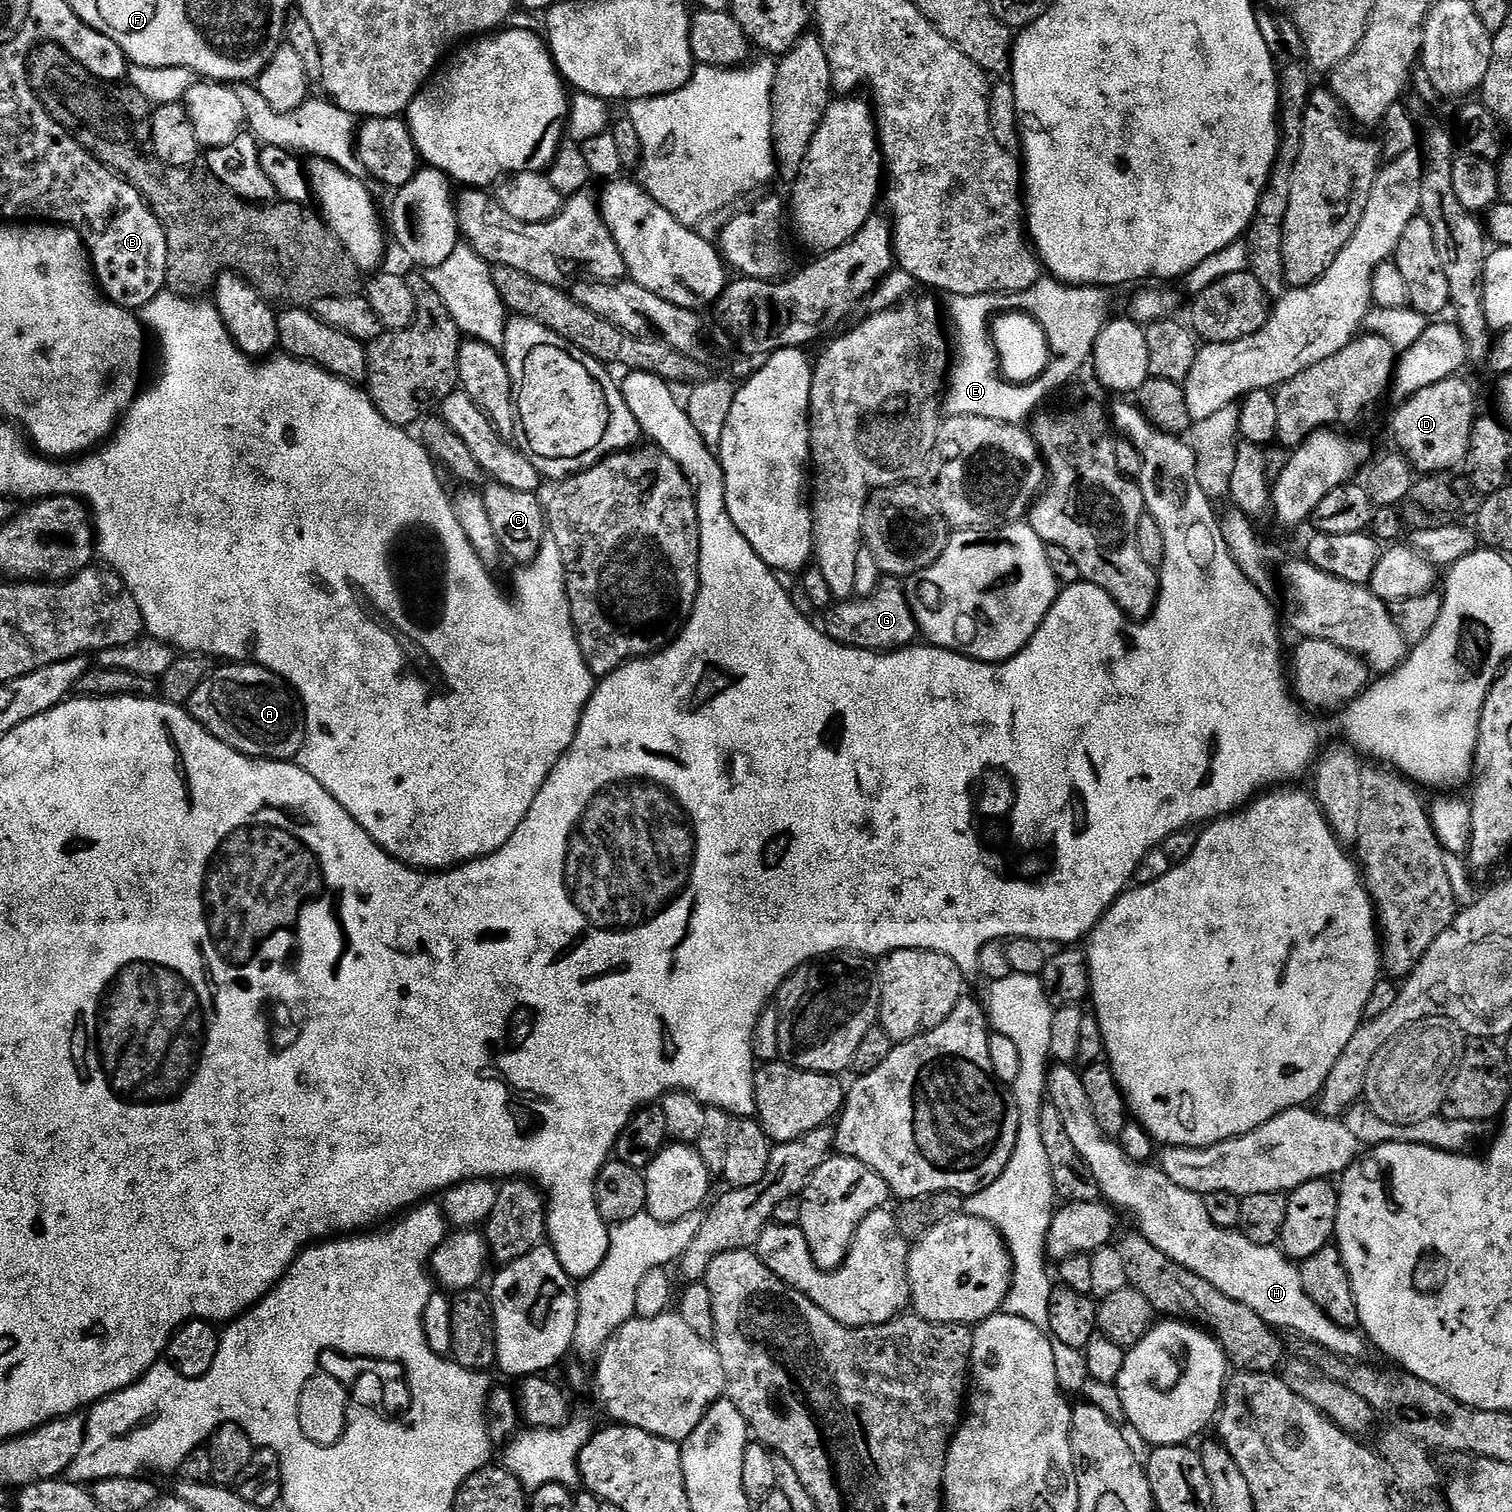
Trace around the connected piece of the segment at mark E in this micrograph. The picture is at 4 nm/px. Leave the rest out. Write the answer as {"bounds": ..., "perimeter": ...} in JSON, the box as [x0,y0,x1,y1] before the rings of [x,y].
{"bounds":[946,296,1053,425],"perimeter":[[[948,296],[946,302],[947,319],[948,316],[952,319],[952,328],[956,331],[954,359],[946,381],[947,415],[981,416],[1003,424],[1023,425],[1053,392],[1044,388],[1039,380],[1032,383],[1009,383],[998,371],[997,353],[990,331],[997,301],[992,296]]]}

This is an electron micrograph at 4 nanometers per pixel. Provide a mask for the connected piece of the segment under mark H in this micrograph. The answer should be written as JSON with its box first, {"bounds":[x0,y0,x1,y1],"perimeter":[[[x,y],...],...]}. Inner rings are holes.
{"bounds":[1046,1063,1366,1357],"perimeter":[[[1057,1063],[1047,1073],[1046,1096],[1058,1114],[1062,1114],[1062,1126],[1066,1126],[1070,1142],[1074,1142],[1074,1150],[1078,1150],[1094,1174],[1101,1197],[1117,1209],[1125,1208],[1136,1219],[1135,1227],[1140,1235],[1158,1246],[1166,1258],[1198,1274],[1198,1278],[1206,1278],[1210,1286],[1222,1290],[1222,1294],[1234,1302],[1244,1303],[1273,1329],[1293,1328],[1297,1337],[1314,1342],[1335,1356],[1363,1357],[1360,1355],[1366,1345],[1365,1337],[1359,1331],[1334,1323],[1308,1297],[1299,1267],[1279,1247],[1255,1244],[1239,1230],[1216,1225],[1206,1212],[1204,1197],[1197,1192],[1182,1190],[1182,1186],[1170,1182],[1159,1167],[1132,1161],[1115,1139],[1104,1136],[1086,1096],[1083,1075],[1074,1068],[1071,1063]]]}

